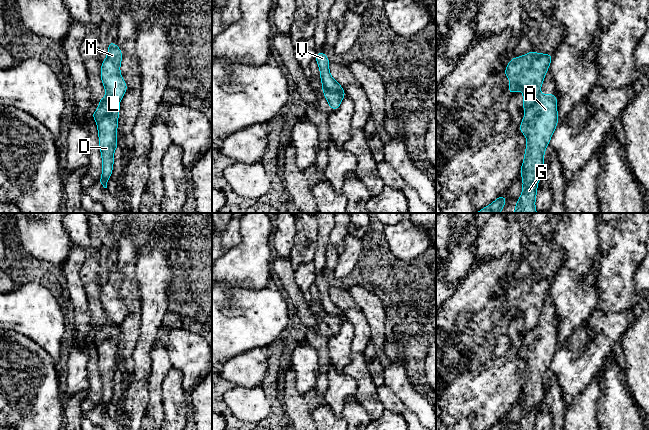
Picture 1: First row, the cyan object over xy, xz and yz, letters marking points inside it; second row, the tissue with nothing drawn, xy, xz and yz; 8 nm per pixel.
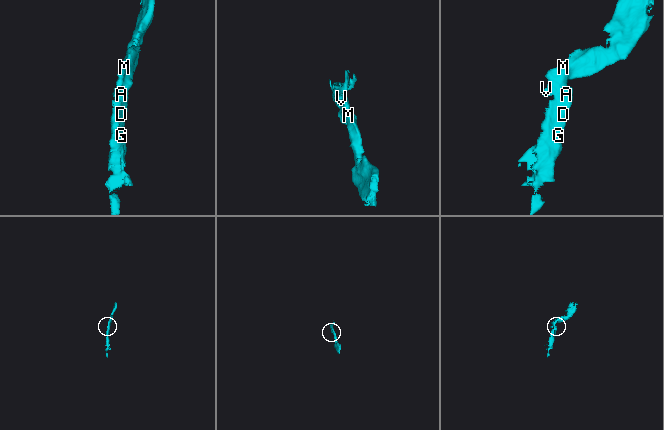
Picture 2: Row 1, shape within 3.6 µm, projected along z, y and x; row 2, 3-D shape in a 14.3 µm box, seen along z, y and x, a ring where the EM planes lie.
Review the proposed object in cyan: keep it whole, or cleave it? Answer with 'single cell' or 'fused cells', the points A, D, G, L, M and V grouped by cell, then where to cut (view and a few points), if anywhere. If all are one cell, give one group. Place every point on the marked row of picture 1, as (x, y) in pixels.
fused cells; A D G / L M V; cut in xz along (323, 87), (329, 90), (337, 90), (342, 97)

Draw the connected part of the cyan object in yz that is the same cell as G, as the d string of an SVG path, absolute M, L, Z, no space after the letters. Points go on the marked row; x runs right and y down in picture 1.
M540 95L538 100L525 110L519 127L527 138L524 161L520 169L523 176L522 194L513 213L537 213L535 199L537 185L544 171L544 152L558 124L557 96Z

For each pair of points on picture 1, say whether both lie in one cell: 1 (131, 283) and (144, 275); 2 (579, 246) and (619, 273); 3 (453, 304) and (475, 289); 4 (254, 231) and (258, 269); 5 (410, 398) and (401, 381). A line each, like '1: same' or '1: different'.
1: different
2: different
3: same
4: same
5: same

